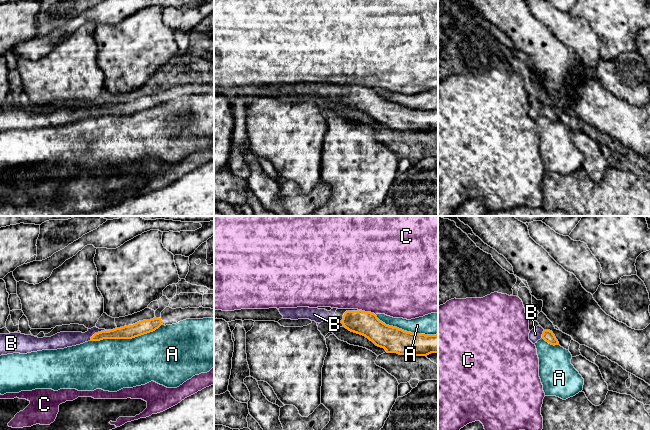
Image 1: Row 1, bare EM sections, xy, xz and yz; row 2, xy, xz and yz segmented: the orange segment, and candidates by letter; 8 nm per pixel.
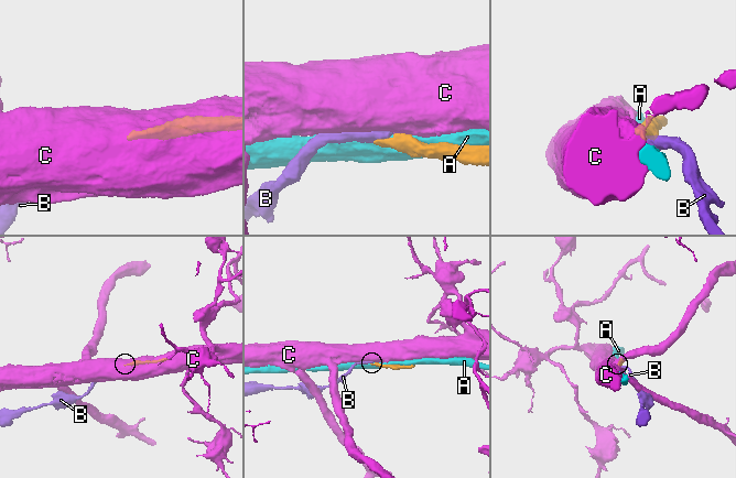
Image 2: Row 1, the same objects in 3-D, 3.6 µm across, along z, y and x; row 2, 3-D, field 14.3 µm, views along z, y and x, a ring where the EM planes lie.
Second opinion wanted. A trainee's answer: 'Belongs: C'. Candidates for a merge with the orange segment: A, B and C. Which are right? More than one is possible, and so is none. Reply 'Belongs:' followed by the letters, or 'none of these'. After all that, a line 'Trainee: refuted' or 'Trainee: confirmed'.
Belongs: B
Trainee: refuted

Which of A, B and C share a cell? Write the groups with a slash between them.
A / B / C

